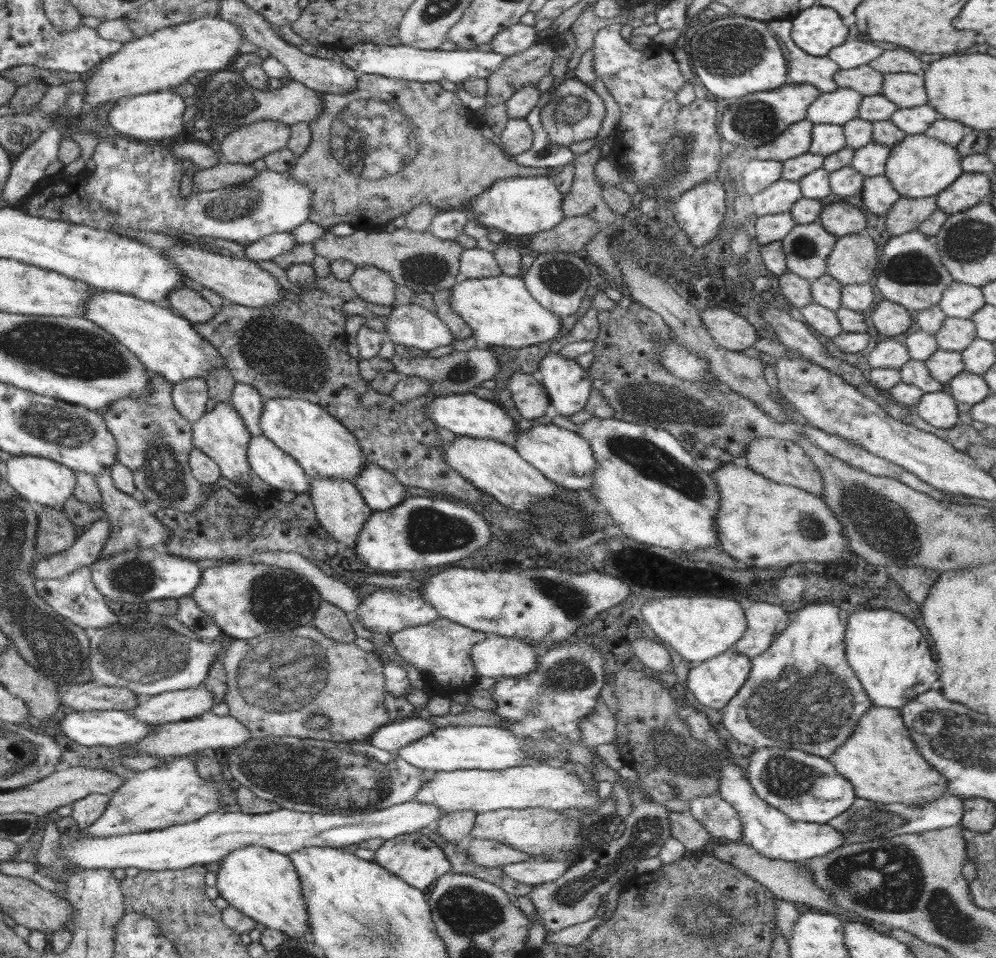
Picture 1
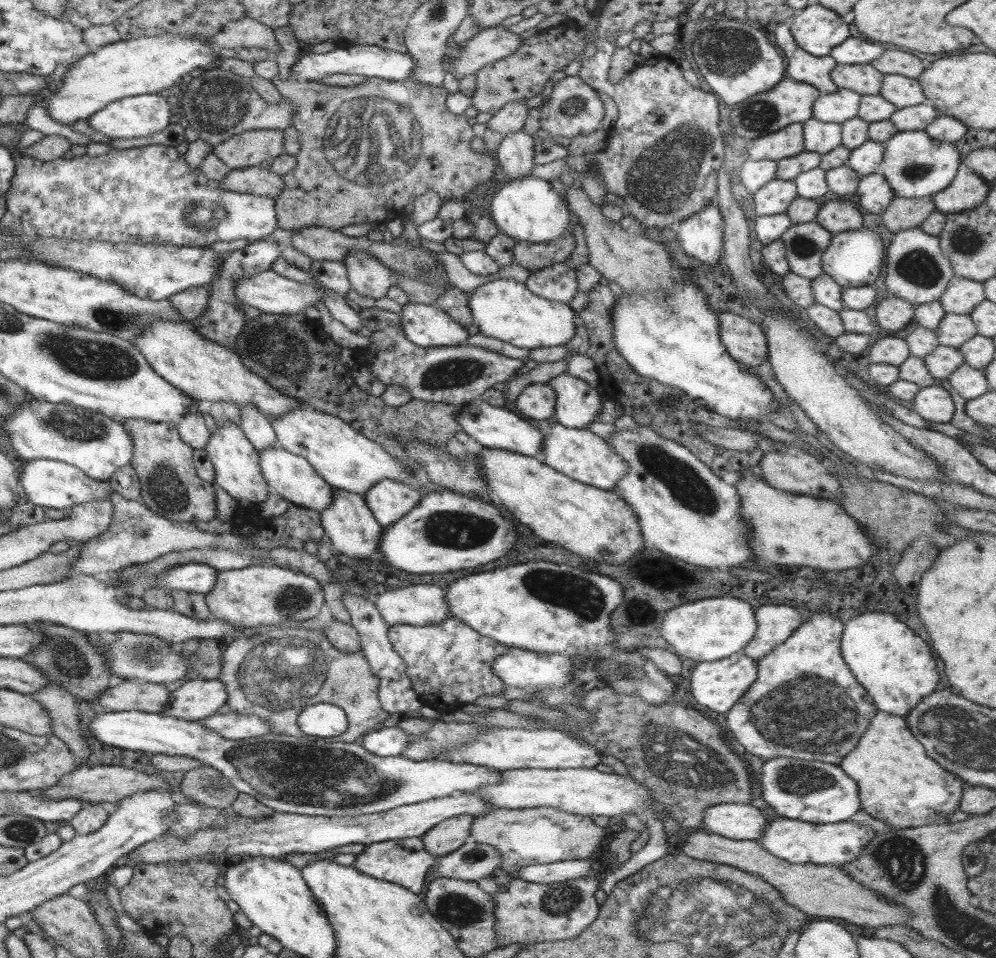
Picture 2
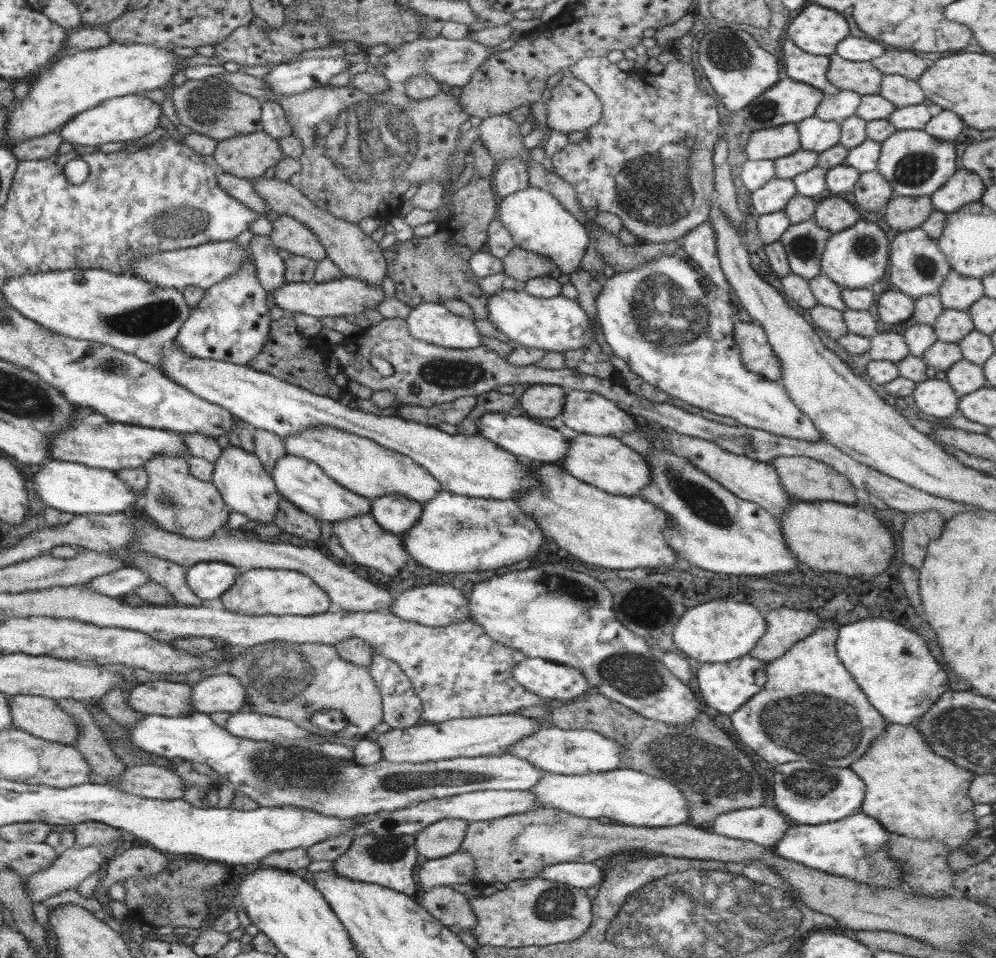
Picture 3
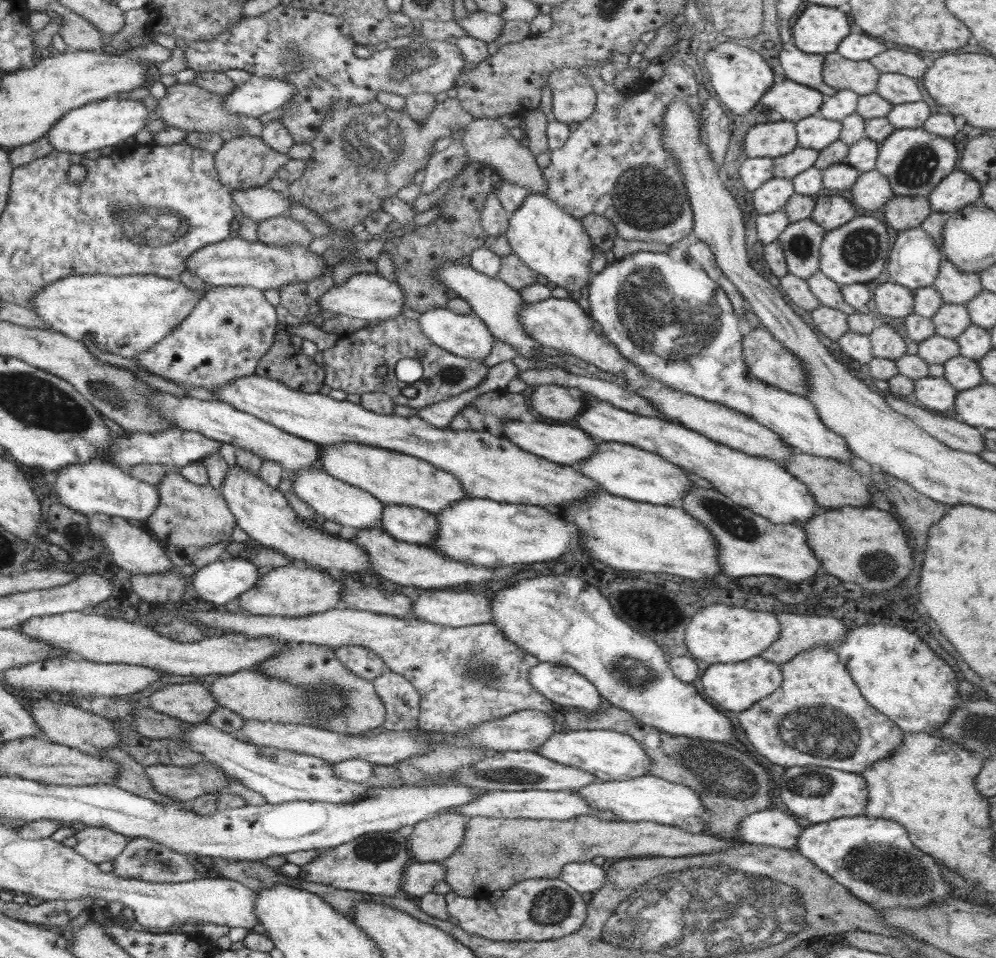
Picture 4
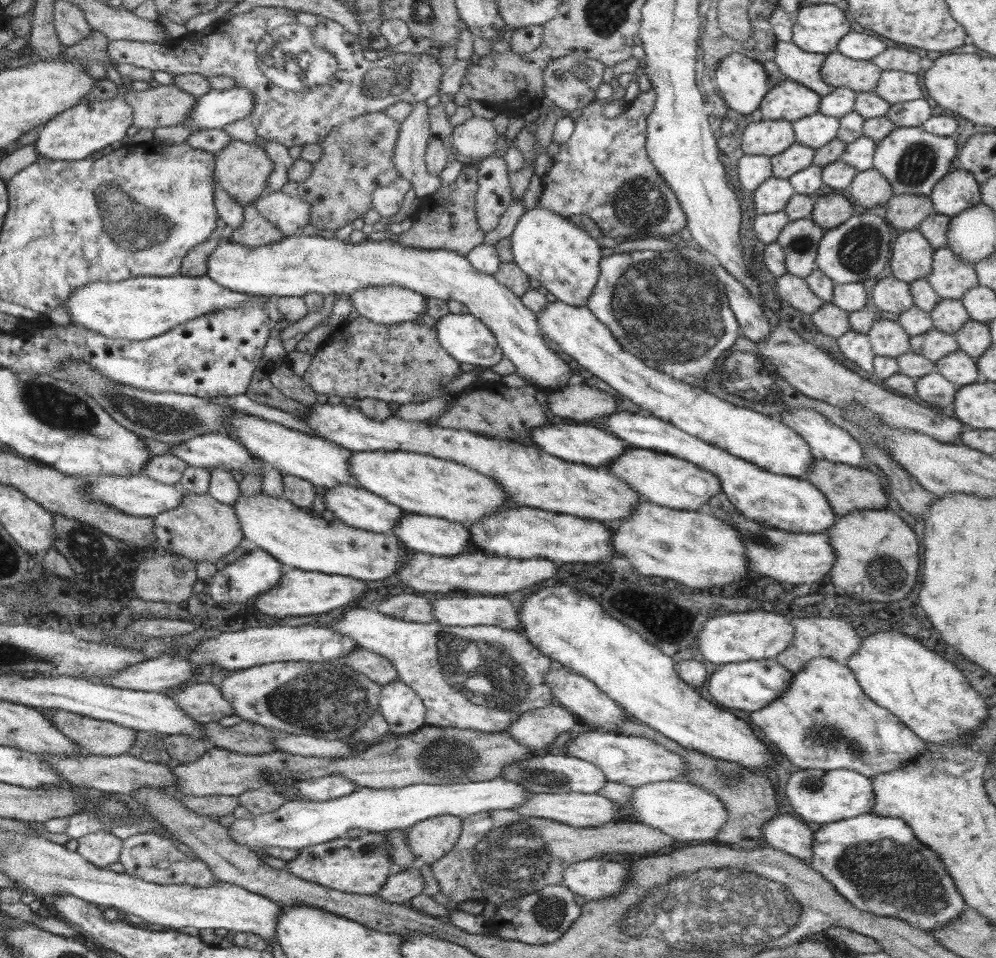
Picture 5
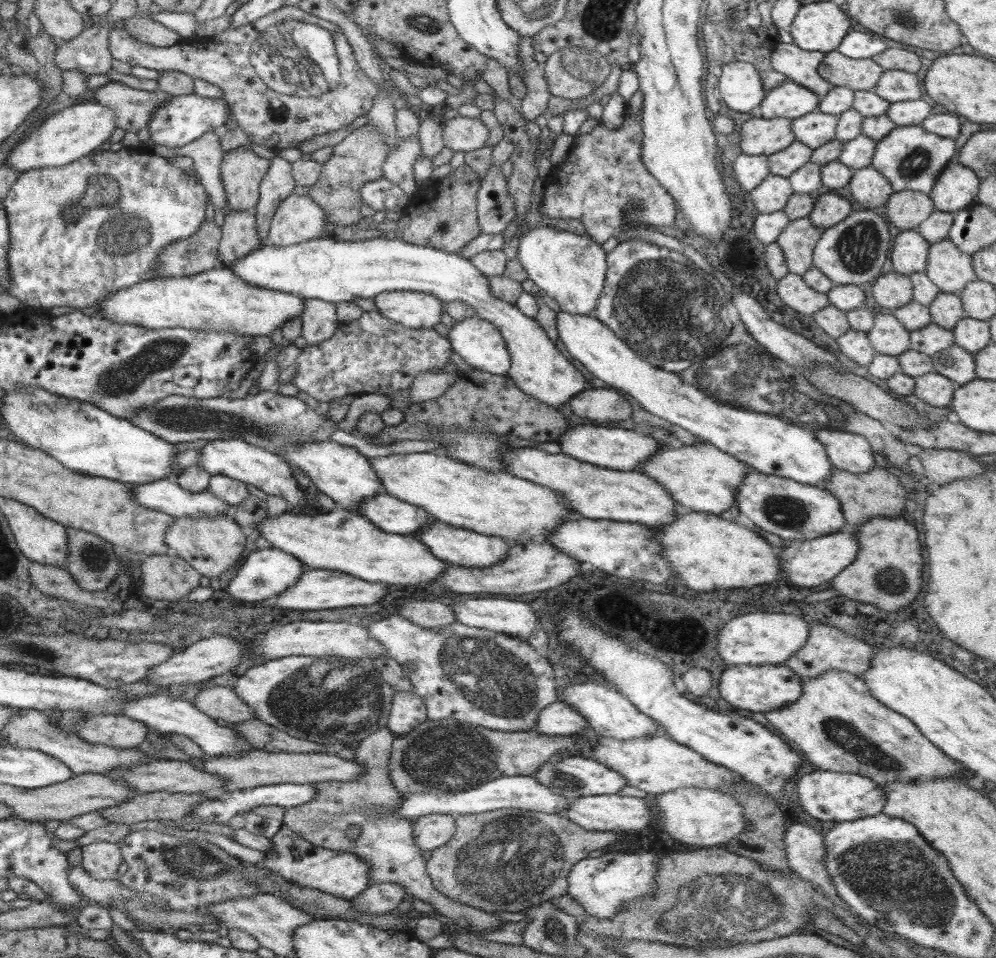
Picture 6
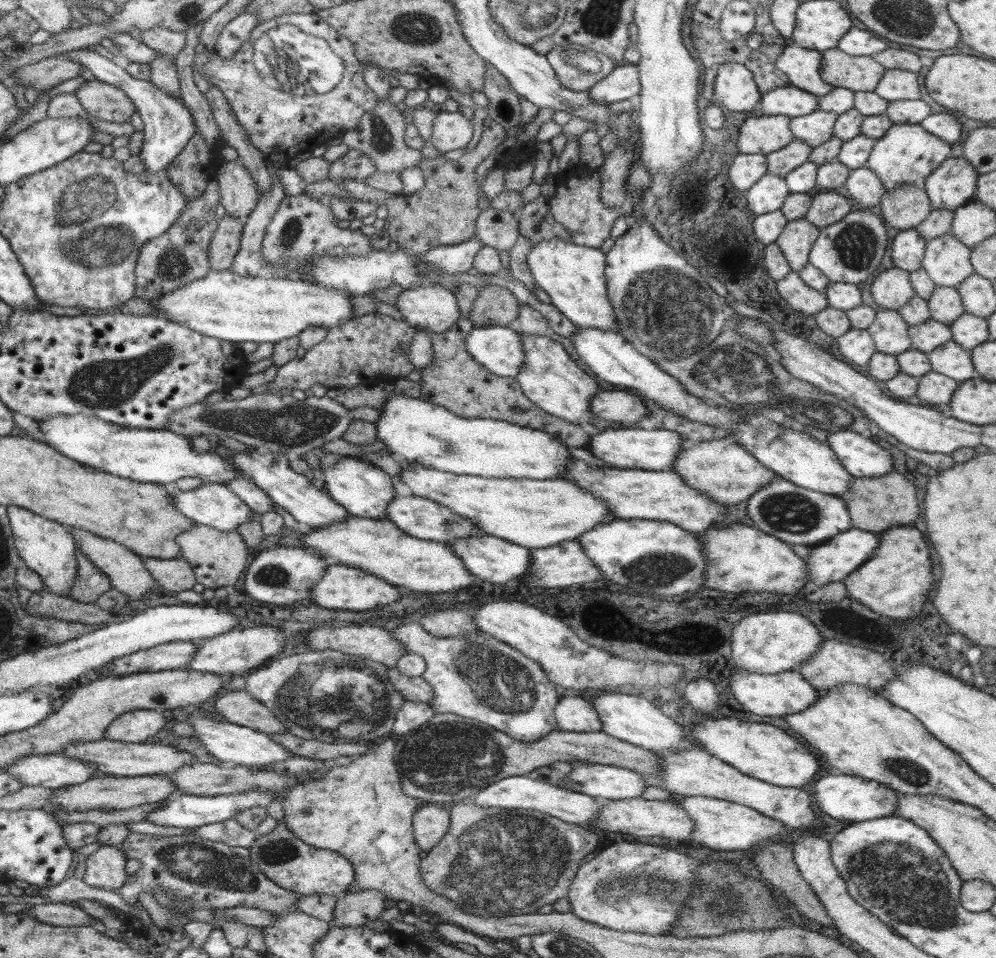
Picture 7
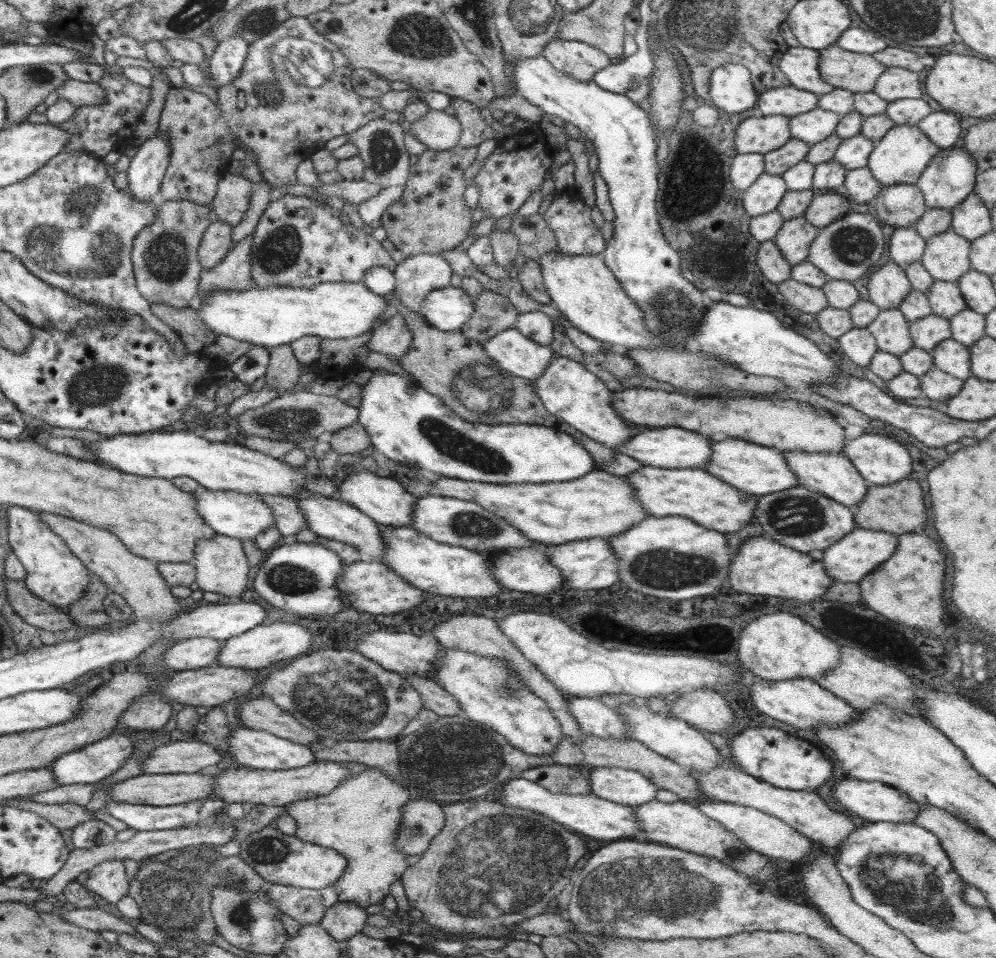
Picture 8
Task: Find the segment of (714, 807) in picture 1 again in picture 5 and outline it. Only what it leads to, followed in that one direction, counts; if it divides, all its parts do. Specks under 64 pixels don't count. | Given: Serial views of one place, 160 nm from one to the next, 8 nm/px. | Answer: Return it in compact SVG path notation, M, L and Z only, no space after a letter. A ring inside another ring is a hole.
M776 815L763 826L768 846L791 854L810 864L814 833L806 822L796 816Z

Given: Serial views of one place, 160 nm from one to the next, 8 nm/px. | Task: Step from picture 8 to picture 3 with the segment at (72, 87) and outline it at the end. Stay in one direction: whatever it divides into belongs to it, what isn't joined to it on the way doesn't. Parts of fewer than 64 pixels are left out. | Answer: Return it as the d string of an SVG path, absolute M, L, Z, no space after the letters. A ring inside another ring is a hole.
M219 77L188 79L172 92L173 108L184 126L198 134L226 140L242 134L262 130L260 99L234 90L226 82L218 84ZM226 85L229 87L226 88ZM203 94L203 96L201 96Z

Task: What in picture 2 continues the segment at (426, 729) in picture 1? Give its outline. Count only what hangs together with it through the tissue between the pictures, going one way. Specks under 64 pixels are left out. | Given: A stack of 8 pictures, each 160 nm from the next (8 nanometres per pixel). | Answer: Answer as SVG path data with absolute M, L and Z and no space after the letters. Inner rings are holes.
M398 726L380 727L377 731L366 734L360 742L368 752L376 756L391 757L400 755L412 738L414 738L412 735L407 734Z

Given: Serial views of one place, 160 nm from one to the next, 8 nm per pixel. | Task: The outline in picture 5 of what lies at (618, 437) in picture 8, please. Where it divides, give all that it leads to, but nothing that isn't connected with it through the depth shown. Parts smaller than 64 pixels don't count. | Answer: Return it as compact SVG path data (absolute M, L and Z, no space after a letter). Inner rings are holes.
M293 235L274 243L260 247L248 247L230 241L222 242L216 251L208 257L207 275L220 286L230 290L261 295L264 297L280 296L306 296L311 292L322 294L344 294L350 297L359 288L369 286L401 286L409 288L423 297L436 298L444 301L457 300L462 302L469 314L478 318L492 331L503 355L516 366L516 374L521 376L530 385L536 384L538 389L559 390L568 385L572 376L572 369L542 339L542 332L535 321L535 314L530 311L521 299L509 288L500 284L493 275L476 270L468 260L450 250L414 250L404 248L400 244L393 244L389 239L381 242L366 240L361 244L350 244L347 240L338 240L336 237L328 240L318 235Z

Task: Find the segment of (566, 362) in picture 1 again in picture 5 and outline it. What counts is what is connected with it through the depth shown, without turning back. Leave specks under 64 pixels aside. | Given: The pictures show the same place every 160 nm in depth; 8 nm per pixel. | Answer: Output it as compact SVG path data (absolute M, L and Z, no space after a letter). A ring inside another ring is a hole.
M616 411L610 416L603 417L603 420L608 432L615 434L632 447L670 454L715 474L720 479L721 489L732 502L732 506L754 522L776 530L802 534L826 533L835 522L836 514L828 499L806 479L762 470L746 460L732 456L725 450L680 430L669 422L643 412Z

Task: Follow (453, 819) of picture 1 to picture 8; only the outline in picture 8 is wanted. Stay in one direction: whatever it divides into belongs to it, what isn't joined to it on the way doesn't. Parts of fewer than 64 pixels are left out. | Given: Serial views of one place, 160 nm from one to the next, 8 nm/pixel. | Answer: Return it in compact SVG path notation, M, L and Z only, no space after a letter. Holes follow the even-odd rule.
M414 797L401 808L401 823L394 846L410 856L422 854L444 825L442 804Z

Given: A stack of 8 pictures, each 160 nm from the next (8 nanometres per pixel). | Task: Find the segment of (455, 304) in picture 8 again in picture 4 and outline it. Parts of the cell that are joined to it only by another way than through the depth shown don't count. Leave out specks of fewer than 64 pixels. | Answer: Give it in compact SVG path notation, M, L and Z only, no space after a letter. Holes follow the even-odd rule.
M358 273L350 276L344 283L333 286L320 298L320 311L327 311L337 316L348 316L366 322L380 322L394 319L406 308L402 287L396 282L382 277L378 273Z

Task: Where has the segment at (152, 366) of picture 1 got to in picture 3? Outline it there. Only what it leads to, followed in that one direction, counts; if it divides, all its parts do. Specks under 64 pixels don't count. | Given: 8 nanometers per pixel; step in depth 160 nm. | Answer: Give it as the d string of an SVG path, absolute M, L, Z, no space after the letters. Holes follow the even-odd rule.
M175 340L170 346L165 346L161 354L162 372L171 378L176 384L191 390L200 398L212 404L224 407L235 418L239 418L258 429L266 430L277 434L285 440L288 436L296 436L303 430L309 428L323 428L323 426L333 426L344 432L351 432L364 438L377 442L384 448L395 450L396 453L412 458L414 462L423 466L436 480L440 481L441 490L446 490L452 494L459 494L470 498L490 498L492 500L513 501L531 486L539 486L541 482L535 479L533 472L529 469L529 464L523 458L518 458L510 452L506 452L500 445L484 438L482 435L465 435L456 433L450 435L435 426L426 426L424 423L407 421L396 416L378 416L366 413L357 408L341 403L339 400L314 394L312 391L301 386L294 386L292 383L284 382L276 375L254 370L248 365L232 364L223 360L212 360L211 358L198 358L191 354L186 354Z

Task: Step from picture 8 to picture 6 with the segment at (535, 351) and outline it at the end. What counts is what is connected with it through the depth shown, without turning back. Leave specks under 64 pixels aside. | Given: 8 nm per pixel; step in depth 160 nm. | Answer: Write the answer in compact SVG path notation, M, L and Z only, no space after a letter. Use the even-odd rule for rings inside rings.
M478 315L454 322L448 340L454 352L474 369L508 374L511 358L501 332Z

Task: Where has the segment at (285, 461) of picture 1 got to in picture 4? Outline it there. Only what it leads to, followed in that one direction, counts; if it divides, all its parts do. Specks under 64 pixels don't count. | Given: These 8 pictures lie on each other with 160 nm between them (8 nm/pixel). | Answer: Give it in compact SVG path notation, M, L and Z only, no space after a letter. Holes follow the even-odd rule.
M320 462L312 468L305 468L293 474L293 489L301 501L307 502L326 521L337 522L338 526L354 526L354 528L381 527L384 505L369 492L334 478L322 468Z

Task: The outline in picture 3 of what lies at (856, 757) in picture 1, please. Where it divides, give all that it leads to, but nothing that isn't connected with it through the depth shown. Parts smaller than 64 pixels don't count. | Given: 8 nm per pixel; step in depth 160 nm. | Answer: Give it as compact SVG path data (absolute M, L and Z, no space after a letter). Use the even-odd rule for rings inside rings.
M886 722L882 736L849 769L856 772L865 784L861 812L875 818L889 833L902 834L920 841L935 838L937 842L943 842L948 853L965 846L978 833L977 817L972 811L975 803L968 796L970 783L976 774L937 755L920 732L911 725Z

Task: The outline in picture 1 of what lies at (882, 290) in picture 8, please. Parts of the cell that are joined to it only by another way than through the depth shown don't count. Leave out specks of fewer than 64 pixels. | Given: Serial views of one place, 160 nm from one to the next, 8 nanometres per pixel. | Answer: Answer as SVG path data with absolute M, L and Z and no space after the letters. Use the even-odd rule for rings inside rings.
M882 299L872 312L872 321L878 332L893 337L906 332L914 319L913 313L901 304Z

